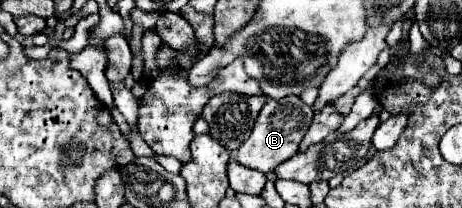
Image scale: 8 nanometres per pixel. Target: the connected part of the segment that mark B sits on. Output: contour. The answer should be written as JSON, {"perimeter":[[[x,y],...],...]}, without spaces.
{"perimeter":[[[289,96],[289,98],[281,98],[281,100],[267,100],[257,116],[257,122],[251,130],[251,136],[235,152],[237,162],[245,168],[253,168],[263,174],[273,172],[281,162],[289,160],[291,156],[295,156],[299,152],[299,142],[303,140],[305,132],[309,130],[311,120],[313,120],[313,110],[311,110],[311,106],[303,104],[299,96]]]}

